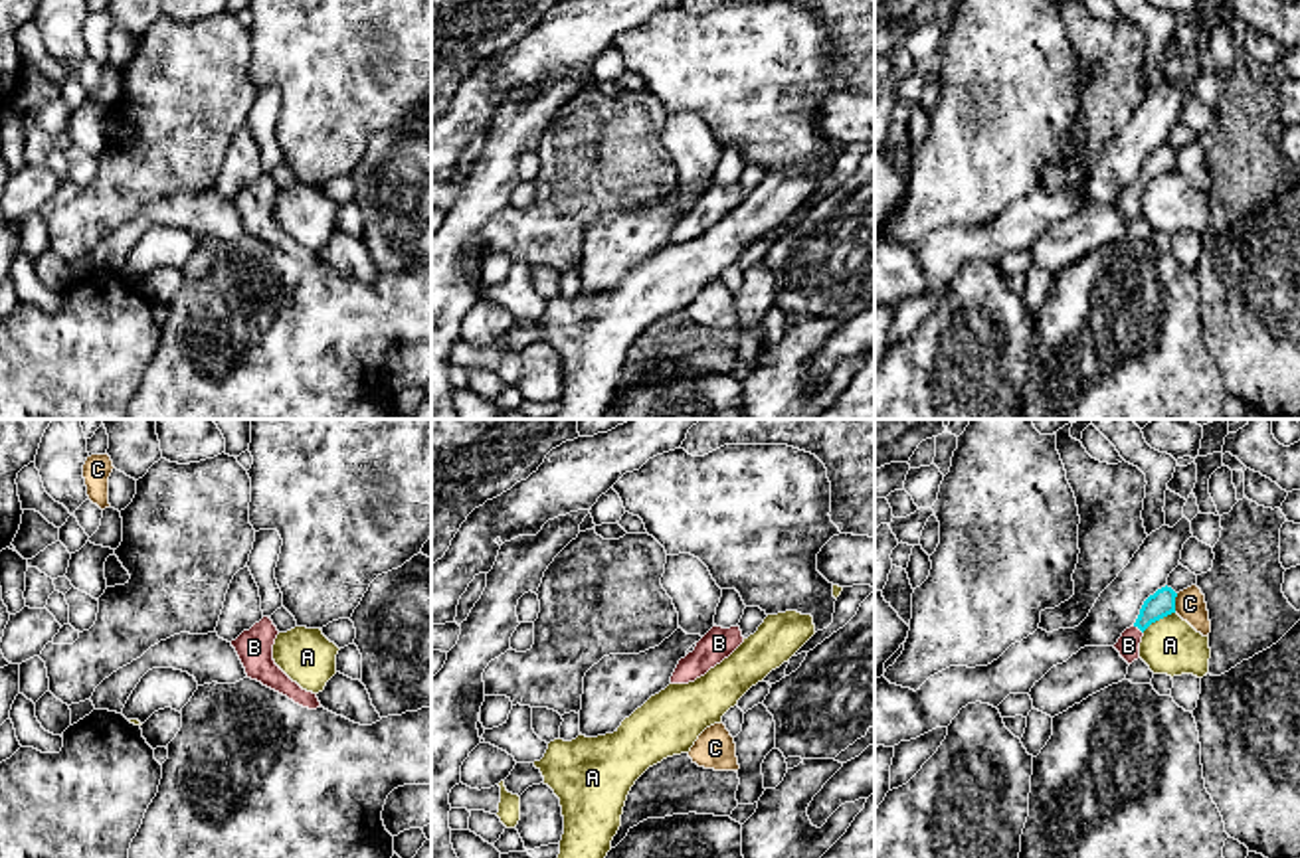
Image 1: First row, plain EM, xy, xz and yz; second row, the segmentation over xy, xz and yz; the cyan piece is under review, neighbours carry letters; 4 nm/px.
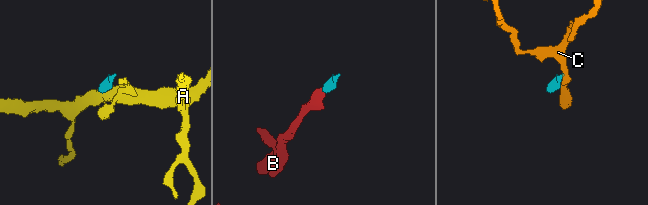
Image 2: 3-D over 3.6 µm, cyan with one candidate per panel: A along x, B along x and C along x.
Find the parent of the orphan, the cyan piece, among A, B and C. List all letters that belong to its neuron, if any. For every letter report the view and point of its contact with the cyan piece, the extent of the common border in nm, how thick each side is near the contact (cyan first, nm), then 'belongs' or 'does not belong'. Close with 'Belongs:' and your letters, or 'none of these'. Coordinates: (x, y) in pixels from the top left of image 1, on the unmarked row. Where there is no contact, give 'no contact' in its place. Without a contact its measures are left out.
A: yz (1158, 176) | 160 nm | 110/220 nm | does not belong
B: yz (1138, 184) | 60 nm | 110/100 nm | belongs
C: yz (1174, 161) | 80 nm | 110/130 nm | does not belong
Belongs: B

